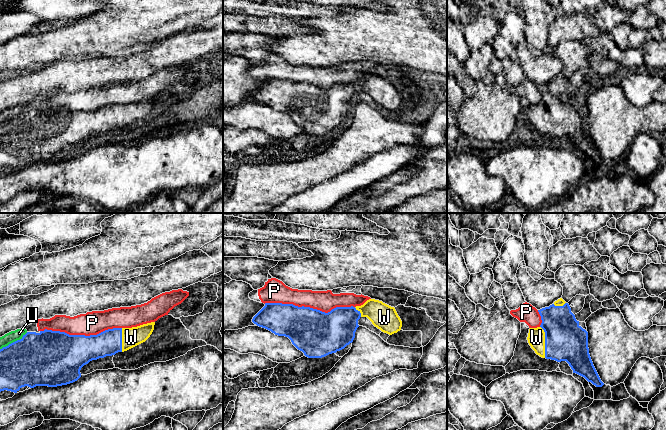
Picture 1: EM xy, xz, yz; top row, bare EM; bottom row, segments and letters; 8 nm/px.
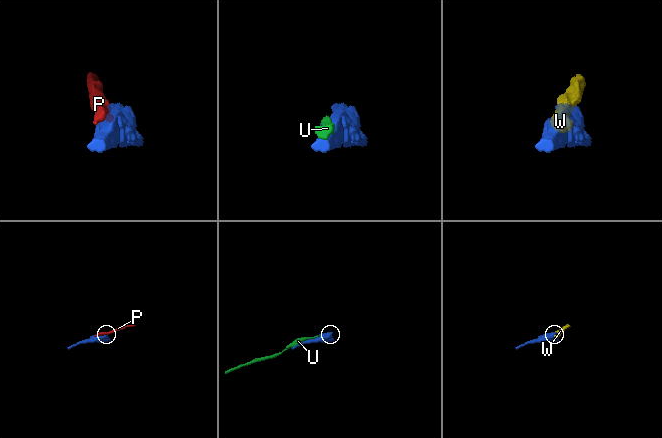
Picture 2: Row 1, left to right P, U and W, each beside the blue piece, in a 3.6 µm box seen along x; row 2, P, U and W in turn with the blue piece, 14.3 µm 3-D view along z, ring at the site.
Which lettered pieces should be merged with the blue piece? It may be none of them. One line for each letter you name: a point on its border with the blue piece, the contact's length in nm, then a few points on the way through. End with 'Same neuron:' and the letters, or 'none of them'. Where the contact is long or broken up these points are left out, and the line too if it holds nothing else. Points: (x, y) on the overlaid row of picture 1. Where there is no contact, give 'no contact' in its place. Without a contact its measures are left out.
W: yz (545, 342) | 260 nm
Same neuron: W

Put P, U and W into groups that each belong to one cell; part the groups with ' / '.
P U / W

